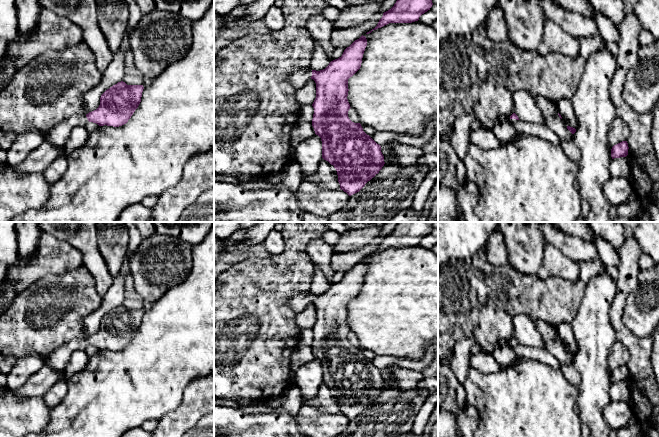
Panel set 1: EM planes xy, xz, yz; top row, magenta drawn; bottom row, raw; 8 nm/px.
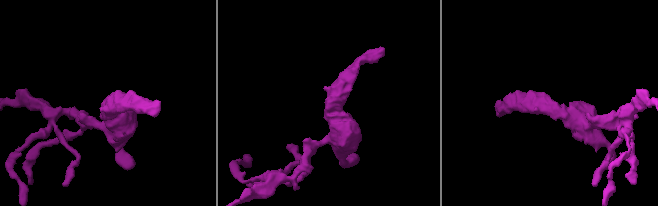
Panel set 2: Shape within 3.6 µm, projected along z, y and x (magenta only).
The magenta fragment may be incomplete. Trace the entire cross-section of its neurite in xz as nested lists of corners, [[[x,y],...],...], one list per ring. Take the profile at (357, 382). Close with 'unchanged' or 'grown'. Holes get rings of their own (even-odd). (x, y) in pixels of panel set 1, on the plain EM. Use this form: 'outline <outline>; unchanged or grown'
outline [[[362,259],[325,293],[295,294],[288,304],[297,313],[310,303],[315,305],[312,350],[322,365],[322,382],[334,390],[340,413],[349,420],[359,416],[385,388],[381,370],[348,341],[348,303],[360,293],[366,270]]]; grown

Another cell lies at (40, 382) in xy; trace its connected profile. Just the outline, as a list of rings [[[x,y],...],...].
[[[45,364],[16,392],[20,398],[43,397],[54,384],[63,379],[64,370],[57,371]]]

